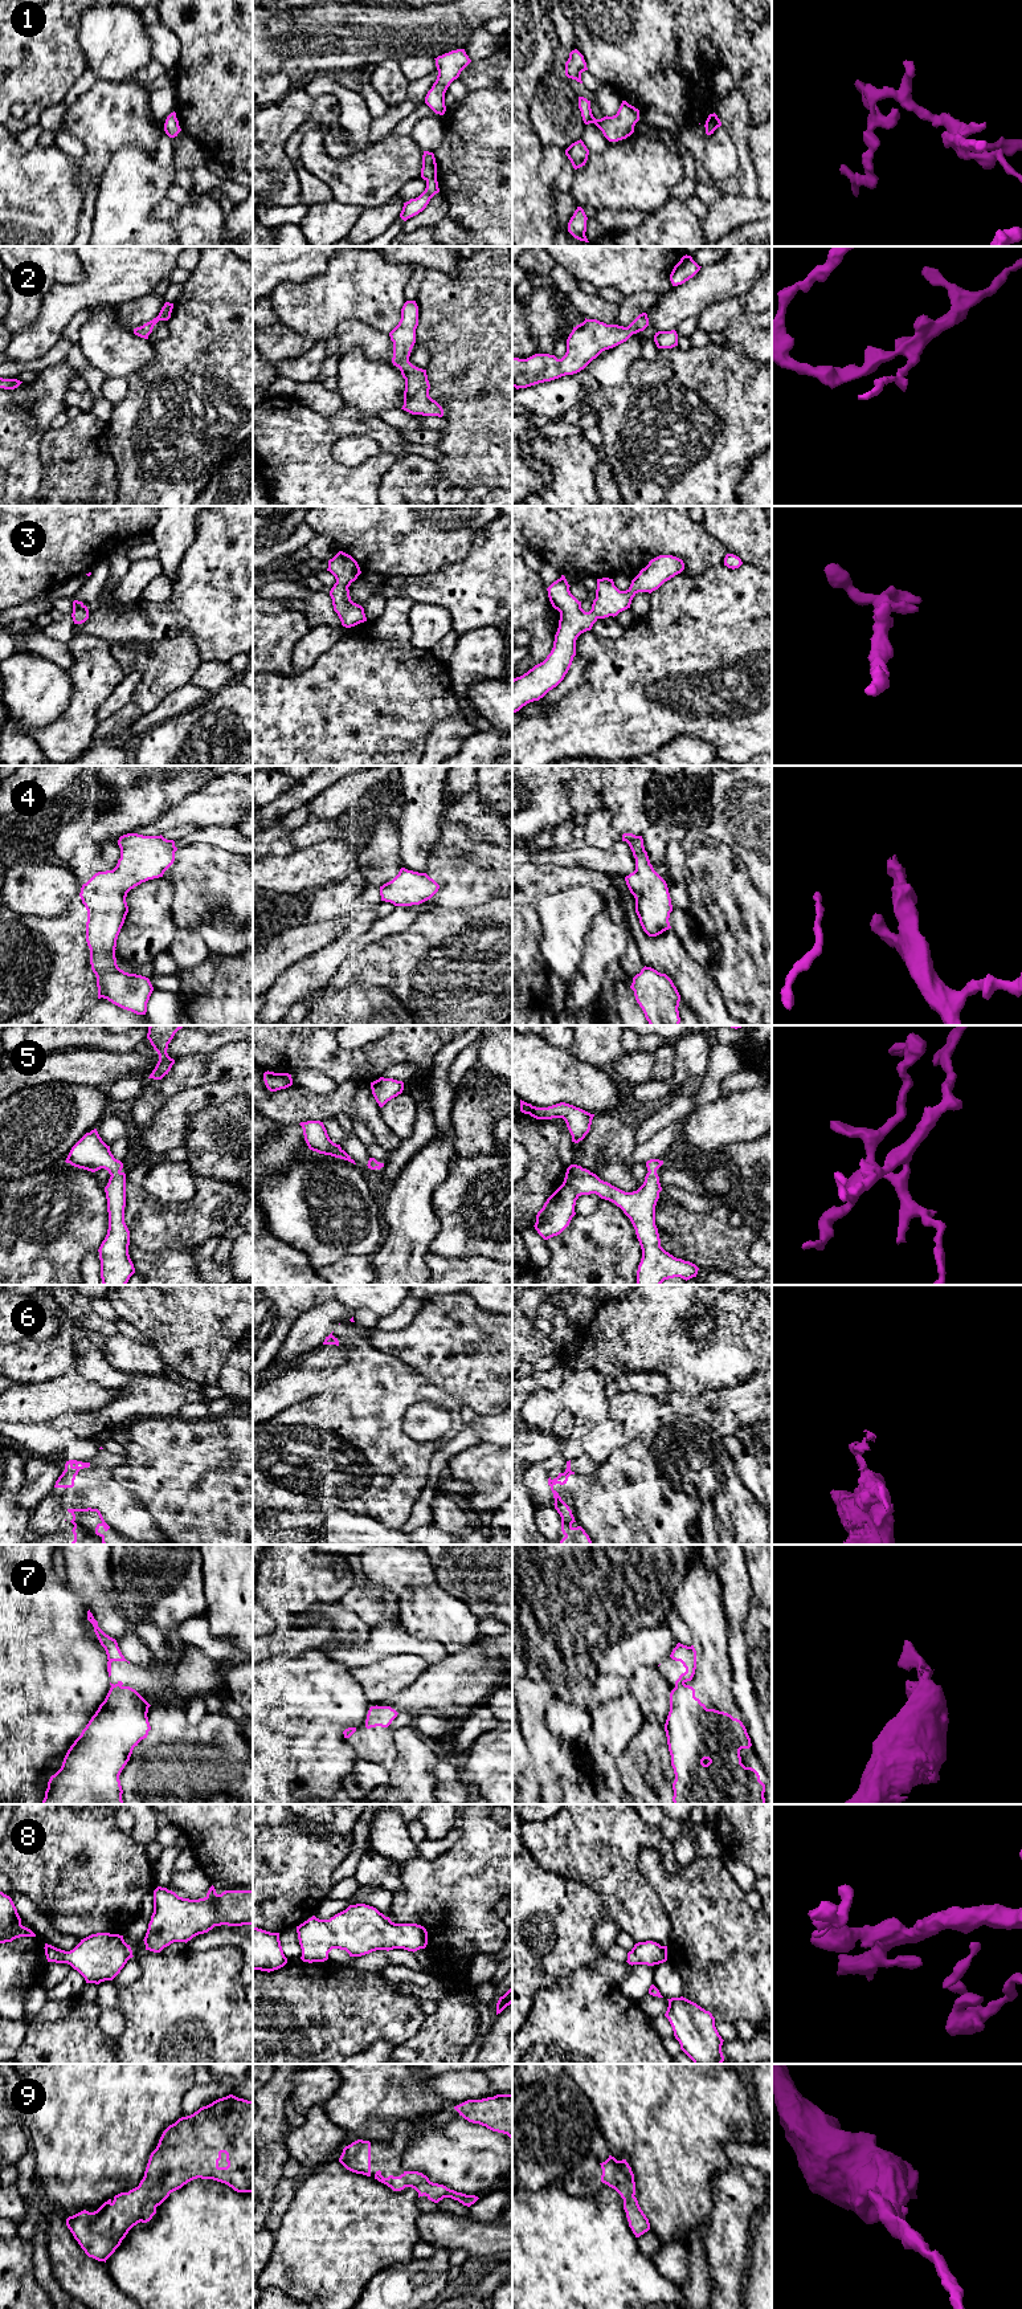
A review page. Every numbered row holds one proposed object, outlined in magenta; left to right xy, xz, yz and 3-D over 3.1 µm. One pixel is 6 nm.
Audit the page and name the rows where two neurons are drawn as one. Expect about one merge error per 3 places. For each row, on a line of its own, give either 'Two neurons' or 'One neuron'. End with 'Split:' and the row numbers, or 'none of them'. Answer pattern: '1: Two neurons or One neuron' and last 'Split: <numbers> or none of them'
1: One neuron
2: One neuron
3: One neuron
4: One neuron
5: One neuron
6: Two neurons
7: Two neurons
8: One neuron
9: One neuron
Split: 6, 7

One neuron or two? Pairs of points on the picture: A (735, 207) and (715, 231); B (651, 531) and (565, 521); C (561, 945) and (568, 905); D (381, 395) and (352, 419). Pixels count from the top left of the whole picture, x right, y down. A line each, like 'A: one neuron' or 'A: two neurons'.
A: one neuron
B: one neuron
C: one neuron
D: two neurons

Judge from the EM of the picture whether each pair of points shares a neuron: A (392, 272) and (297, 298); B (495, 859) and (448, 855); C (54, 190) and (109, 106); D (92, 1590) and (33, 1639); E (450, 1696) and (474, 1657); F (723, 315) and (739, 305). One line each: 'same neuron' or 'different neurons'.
A: same neuron
B: same neuron
C: same neuron
D: different neurons
E: same neuron
F: same neuron

